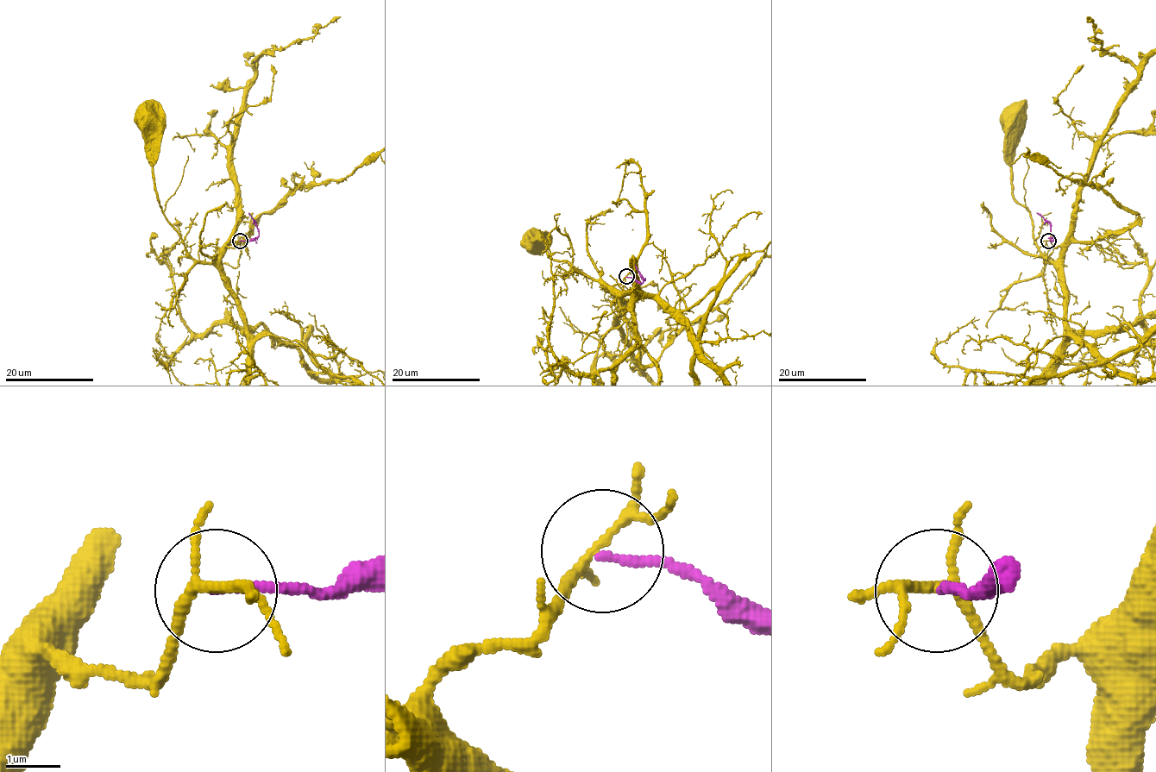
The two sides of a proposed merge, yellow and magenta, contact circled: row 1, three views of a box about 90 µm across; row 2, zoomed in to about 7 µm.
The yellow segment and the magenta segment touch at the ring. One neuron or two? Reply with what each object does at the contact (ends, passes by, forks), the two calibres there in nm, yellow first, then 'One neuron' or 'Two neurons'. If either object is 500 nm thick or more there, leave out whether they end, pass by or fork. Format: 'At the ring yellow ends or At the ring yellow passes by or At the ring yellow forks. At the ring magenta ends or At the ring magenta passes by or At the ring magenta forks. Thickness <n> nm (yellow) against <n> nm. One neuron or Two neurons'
At the ring yellow forks. At the ring magenta ends. Thickness 160 nm (yellow) against 160 nm. Two neurons

